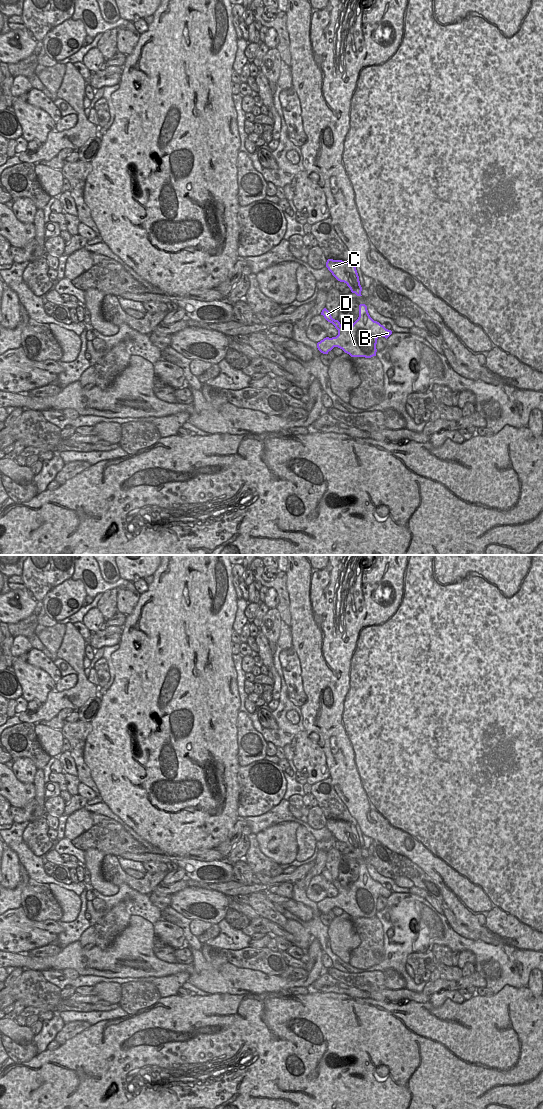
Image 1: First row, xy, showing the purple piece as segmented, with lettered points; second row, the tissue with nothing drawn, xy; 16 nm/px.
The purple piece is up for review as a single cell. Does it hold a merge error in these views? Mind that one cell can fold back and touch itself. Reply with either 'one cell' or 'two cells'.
one cell

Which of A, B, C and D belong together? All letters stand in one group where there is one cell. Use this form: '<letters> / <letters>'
A B C D

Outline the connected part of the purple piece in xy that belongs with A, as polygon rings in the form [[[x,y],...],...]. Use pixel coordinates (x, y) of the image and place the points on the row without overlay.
[[[365,864],[359,865],[359,877],[350,888],[342,887],[326,868],[321,875],[338,890],[336,897],[326,897],[317,903],[318,910],[323,914],[328,914],[334,907],[338,907],[351,917],[371,918],[376,916],[378,897],[387,899],[392,894],[391,890],[370,877]]]

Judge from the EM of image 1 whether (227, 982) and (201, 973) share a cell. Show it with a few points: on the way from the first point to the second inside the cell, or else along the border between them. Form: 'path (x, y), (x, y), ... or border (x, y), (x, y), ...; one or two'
path (221, 979), (207, 977); one

